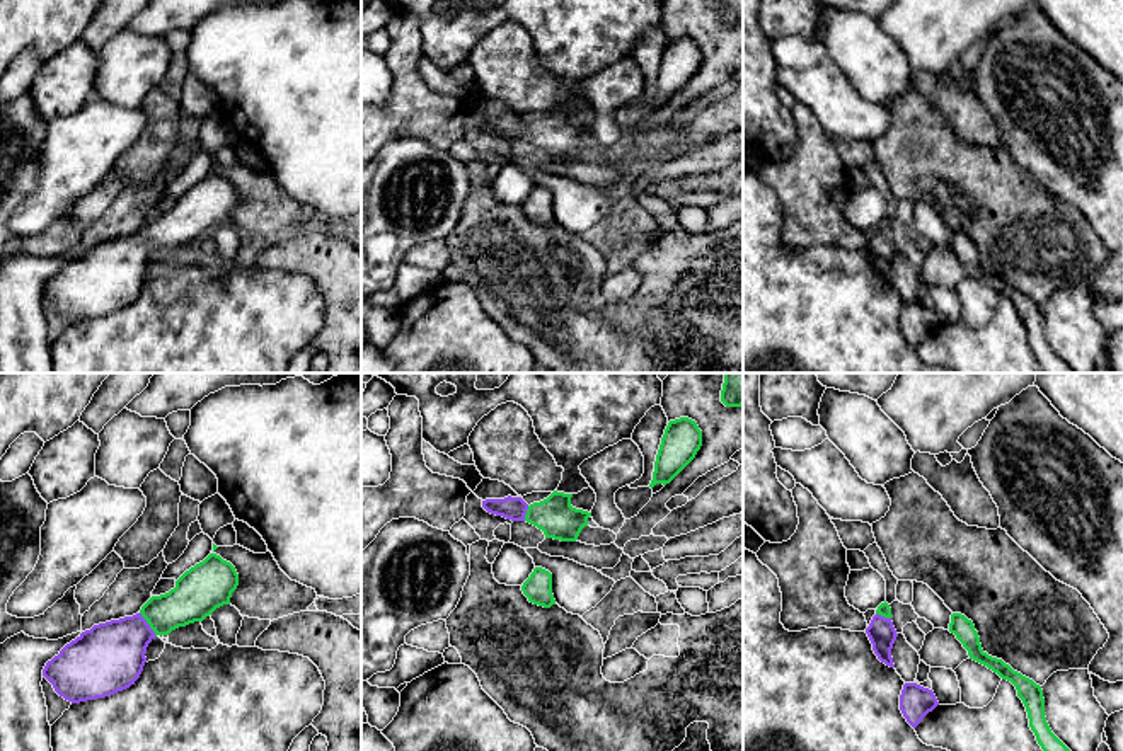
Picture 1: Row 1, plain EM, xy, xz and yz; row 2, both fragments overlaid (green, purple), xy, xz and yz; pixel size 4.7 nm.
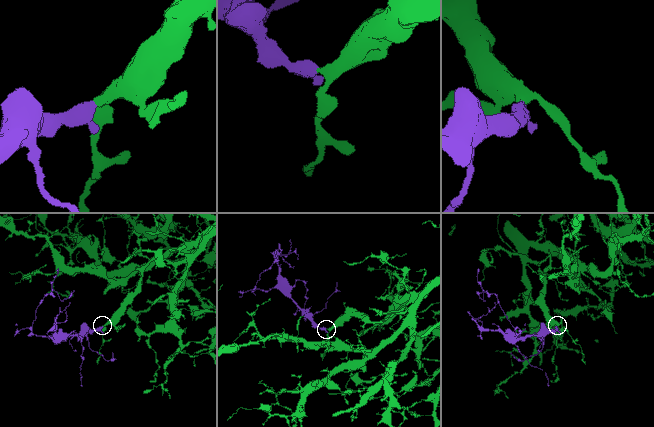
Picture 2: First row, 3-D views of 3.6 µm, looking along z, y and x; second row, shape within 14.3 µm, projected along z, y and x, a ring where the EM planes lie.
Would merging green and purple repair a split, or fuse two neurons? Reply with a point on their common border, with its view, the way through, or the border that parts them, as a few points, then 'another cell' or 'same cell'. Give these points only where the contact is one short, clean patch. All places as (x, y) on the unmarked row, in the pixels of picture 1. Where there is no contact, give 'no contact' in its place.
meets green in xy at (147, 240); runs through xy (193, 217), (147, 240), (109, 276); same cell

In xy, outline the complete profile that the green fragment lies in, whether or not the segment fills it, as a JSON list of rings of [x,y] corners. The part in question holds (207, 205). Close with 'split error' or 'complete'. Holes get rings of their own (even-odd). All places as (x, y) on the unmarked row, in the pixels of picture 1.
[[[216,172],[186,189],[176,206],[165,213],[152,215],[133,235],[94,244],[66,262],[58,274],[46,281],[43,295],[55,310],[72,322],[97,318],[135,303],[147,281],[147,266],[157,254],[169,254],[179,245],[203,240],[216,226],[230,223],[239,204],[235,186]]]; split error

